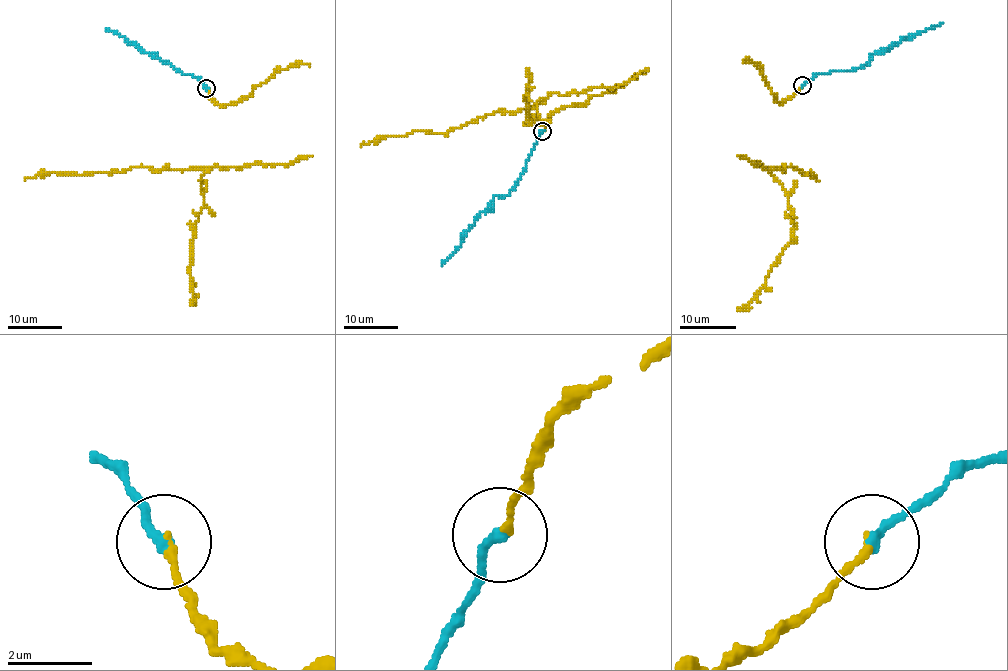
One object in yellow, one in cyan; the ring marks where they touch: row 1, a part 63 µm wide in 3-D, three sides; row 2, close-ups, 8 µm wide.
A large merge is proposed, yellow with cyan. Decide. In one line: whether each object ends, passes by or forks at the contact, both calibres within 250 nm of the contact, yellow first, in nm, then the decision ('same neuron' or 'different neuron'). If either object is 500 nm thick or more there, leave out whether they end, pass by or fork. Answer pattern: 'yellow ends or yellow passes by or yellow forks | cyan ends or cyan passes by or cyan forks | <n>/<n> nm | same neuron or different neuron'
yellow ends | cyan ends | 170/300 nm | same neuron

